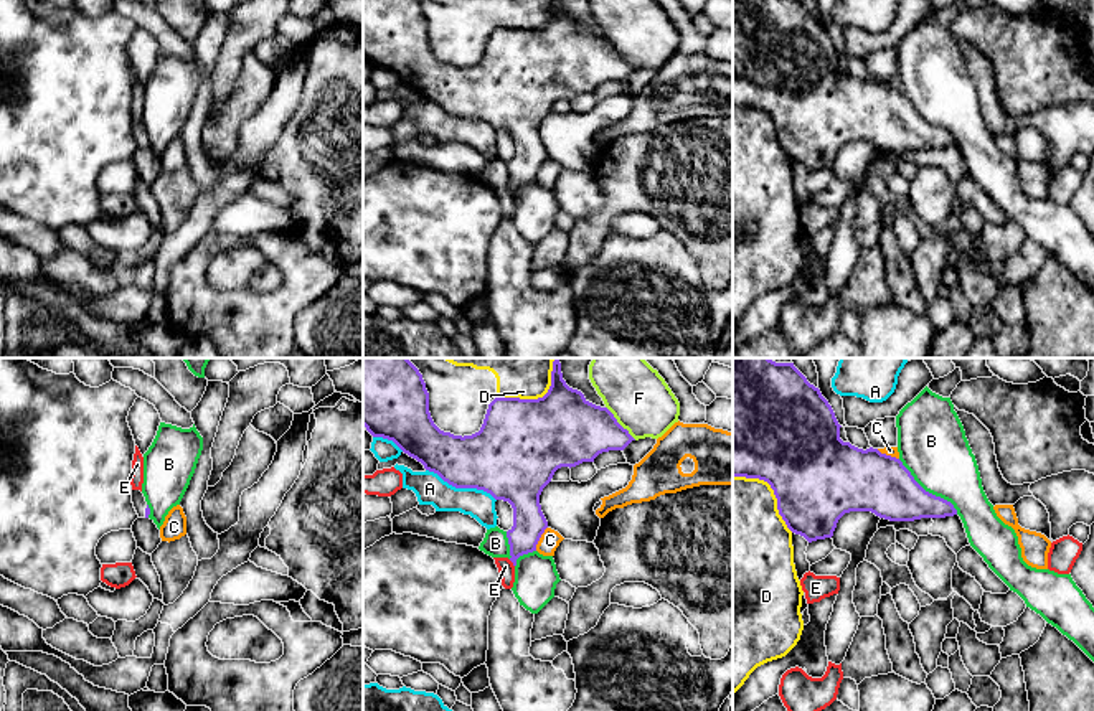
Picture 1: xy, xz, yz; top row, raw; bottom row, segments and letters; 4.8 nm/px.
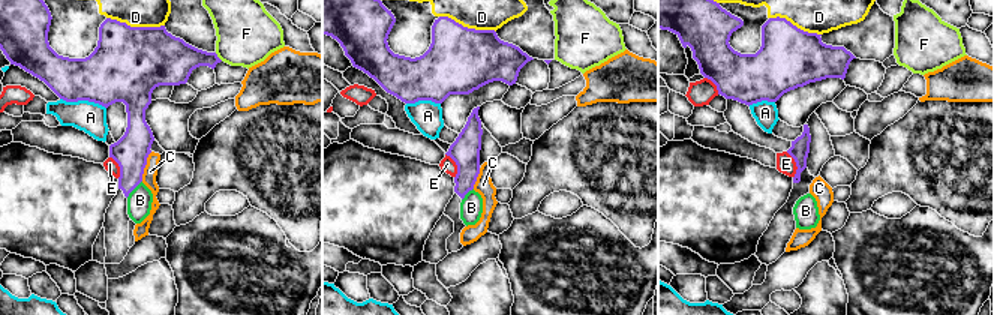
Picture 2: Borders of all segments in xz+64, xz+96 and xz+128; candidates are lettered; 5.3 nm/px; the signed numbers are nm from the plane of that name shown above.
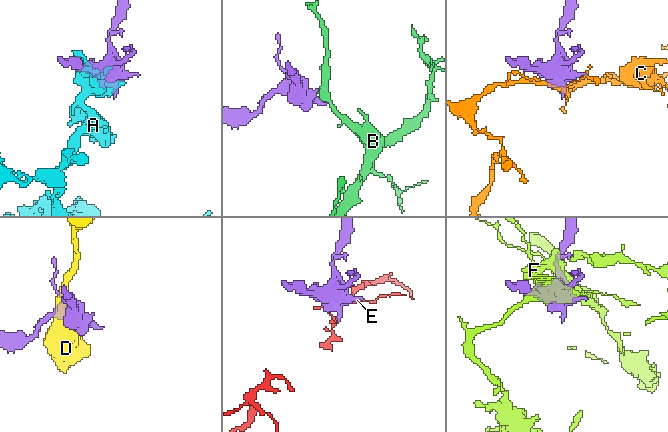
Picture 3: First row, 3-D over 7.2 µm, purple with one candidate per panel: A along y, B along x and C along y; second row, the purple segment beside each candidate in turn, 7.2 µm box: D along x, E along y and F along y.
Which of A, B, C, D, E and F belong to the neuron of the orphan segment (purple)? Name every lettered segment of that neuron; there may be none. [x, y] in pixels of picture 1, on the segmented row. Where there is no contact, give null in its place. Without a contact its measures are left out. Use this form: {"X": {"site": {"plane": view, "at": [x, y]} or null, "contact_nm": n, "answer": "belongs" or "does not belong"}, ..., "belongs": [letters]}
{"A": {"site": {"plane": "xz", "at": [461, 487]}, "contact_nm": 380, "answer": "does not belong"}, "B": {"site": {"plane": "yz", "at": [928, 492]}, "contact_nm": 400, "answer": "does not belong"}, "C": {"site": {"plane": "xz", "at": [540, 536]}, "contact_nm": 130, "answer": "does not belong"}, "D": {"site": {"plane": "xz", "at": [538, 398]}, "contact_nm": 340, "answer": "does not belong"}, "E": {"site": {"plane": "xz", "at": [512, 561]}, "contact_nm": 50, "answer": "does not belong"}, "F": {"site": {"plane": "xz", "at": [617, 423]}, "contact_nm": 220, "answer": "does not belong"}, "belongs": []}

